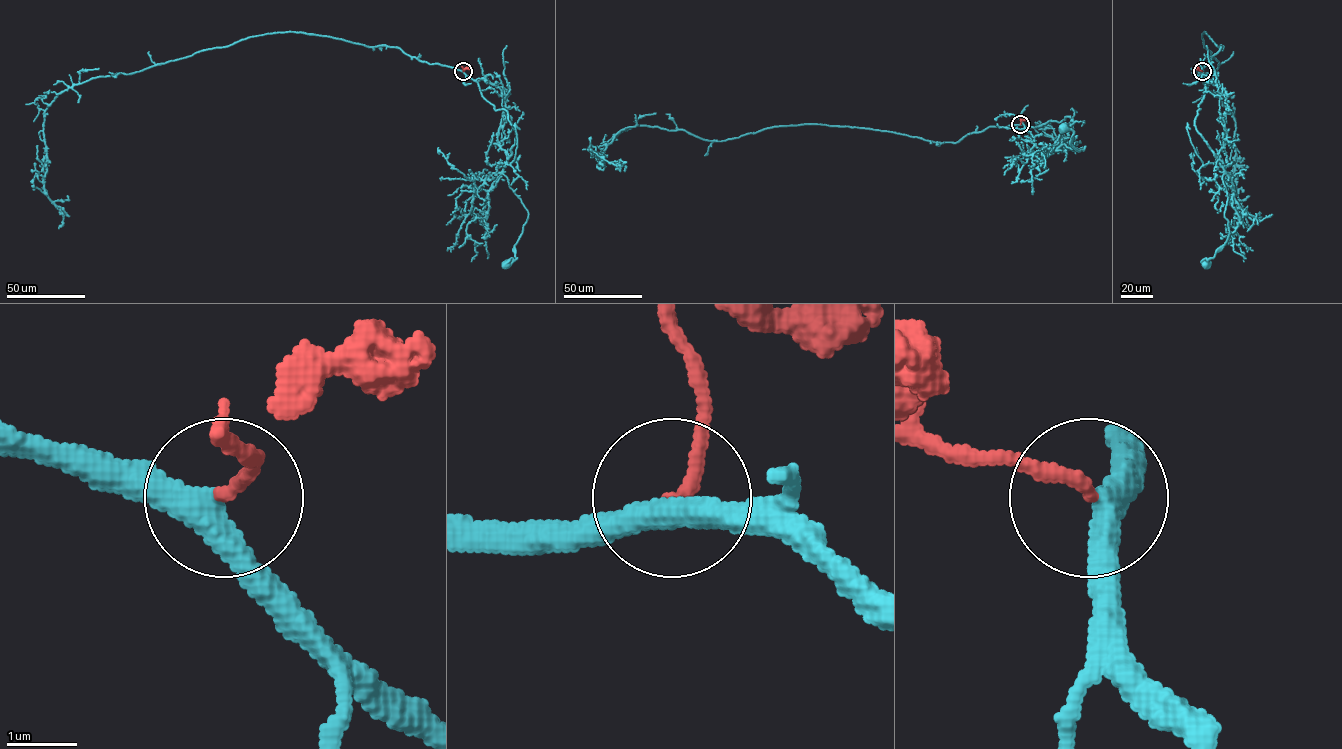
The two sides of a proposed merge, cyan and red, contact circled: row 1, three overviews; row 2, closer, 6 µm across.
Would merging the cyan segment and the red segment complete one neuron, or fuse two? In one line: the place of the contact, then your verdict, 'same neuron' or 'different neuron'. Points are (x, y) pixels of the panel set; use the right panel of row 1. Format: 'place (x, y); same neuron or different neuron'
place (1202, 71); same neuron

